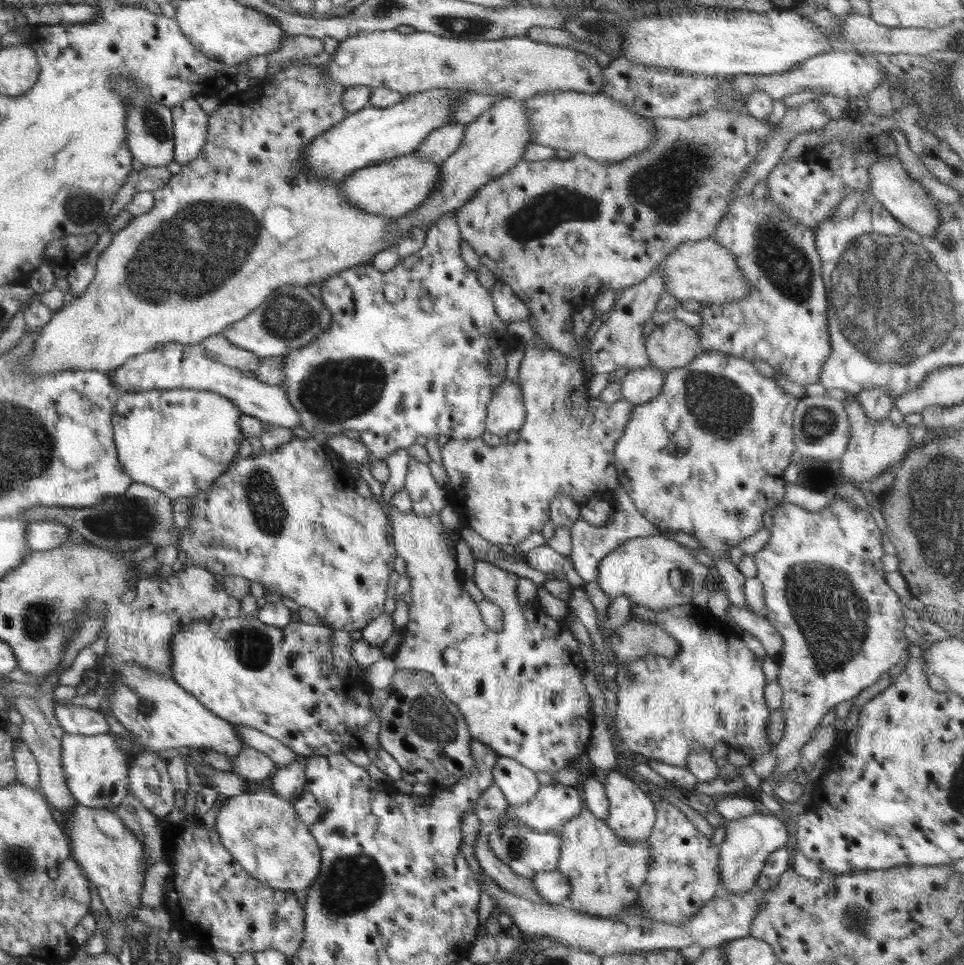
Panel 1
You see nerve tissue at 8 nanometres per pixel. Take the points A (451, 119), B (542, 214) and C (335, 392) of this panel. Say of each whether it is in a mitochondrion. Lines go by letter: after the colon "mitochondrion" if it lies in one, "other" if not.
A: other
B: mitochondrion
C: mitochondrion

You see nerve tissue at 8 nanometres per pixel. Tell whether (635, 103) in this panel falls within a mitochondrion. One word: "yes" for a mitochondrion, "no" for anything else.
no

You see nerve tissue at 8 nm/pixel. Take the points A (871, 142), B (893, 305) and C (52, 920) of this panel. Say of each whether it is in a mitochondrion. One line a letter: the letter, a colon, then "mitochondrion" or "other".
A: other
B: mitochondrion
C: other

